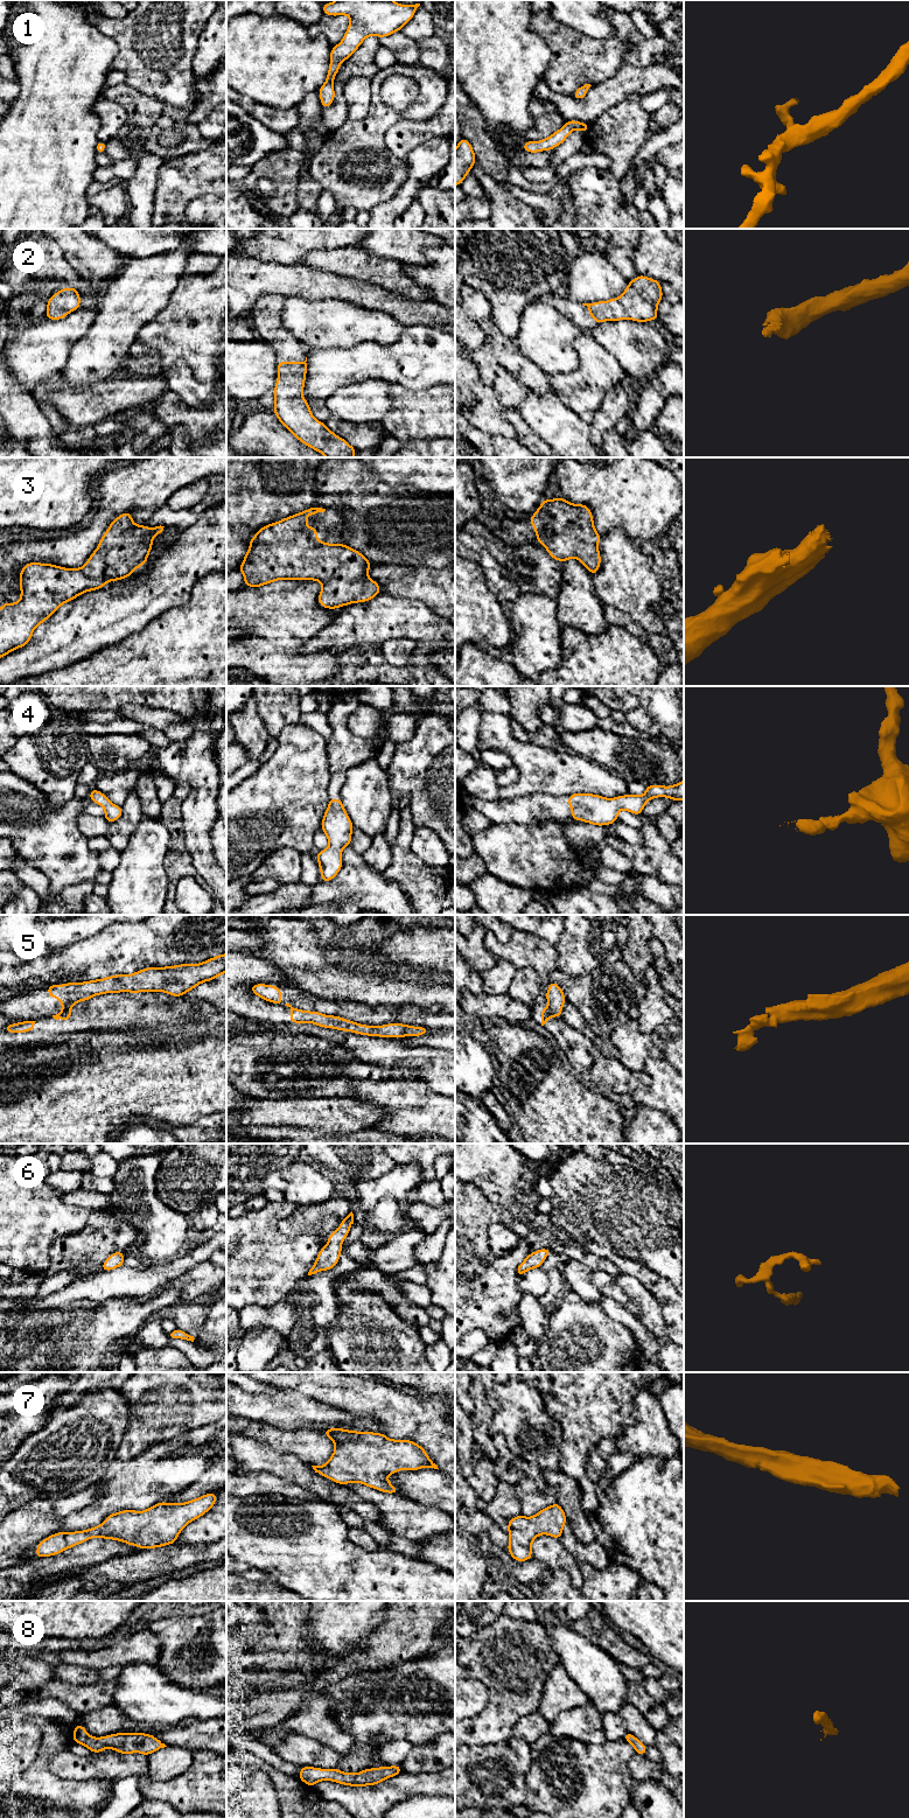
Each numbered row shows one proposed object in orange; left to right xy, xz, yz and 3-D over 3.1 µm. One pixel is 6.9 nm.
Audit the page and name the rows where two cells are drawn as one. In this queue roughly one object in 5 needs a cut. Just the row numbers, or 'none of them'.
5

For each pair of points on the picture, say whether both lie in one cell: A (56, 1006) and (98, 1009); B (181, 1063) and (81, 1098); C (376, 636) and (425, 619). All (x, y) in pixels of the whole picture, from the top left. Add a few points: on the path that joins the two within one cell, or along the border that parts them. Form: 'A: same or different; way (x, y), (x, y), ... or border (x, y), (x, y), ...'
A: different; border (62, 1011), (41, 1016), (35, 1021)
B: same; way (156, 1078), (105, 1079)
C: same; way (387, 624), (393, 619), (413, 619)

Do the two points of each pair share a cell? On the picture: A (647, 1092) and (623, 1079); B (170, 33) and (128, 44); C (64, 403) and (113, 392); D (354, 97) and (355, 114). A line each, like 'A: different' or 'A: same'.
A: different
B: same
C: same
D: same

